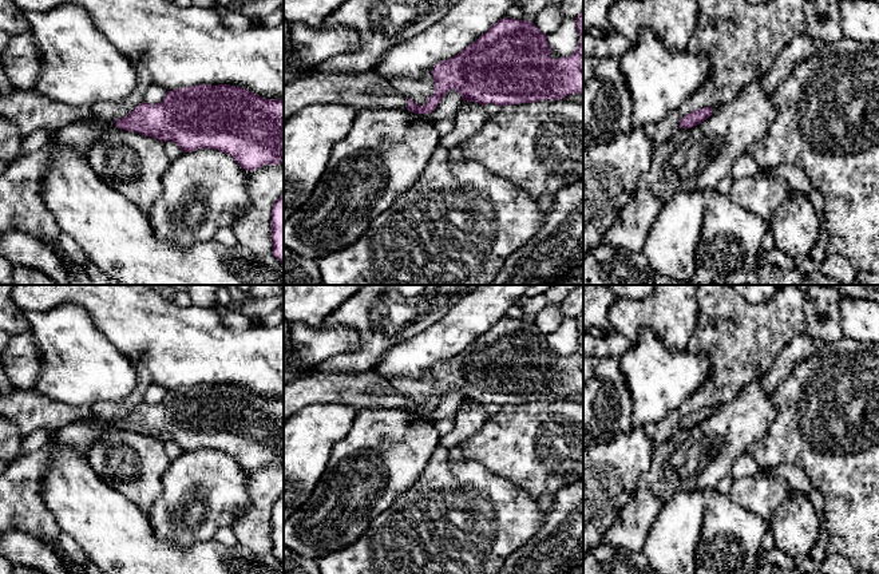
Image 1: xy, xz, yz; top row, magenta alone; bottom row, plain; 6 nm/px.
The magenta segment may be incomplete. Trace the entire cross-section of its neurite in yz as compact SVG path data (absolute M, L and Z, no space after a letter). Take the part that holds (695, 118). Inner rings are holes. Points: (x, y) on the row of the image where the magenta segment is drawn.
M704 107L685 115L680 120L680 128L692 128L700 124L701 122L706 120L712 115L712 110L713 110L712 107Z

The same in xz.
M583 11L575 17L579 43L570 56L553 59L547 36L532 21L503 17L476 41L448 60L432 68L435 92L428 102L417 106L412 98L401 95L389 82L381 80L372 70L345 75L314 72L284 84L284 122L310 104L348 104L359 110L408 110L415 114L431 114L450 90L456 90L463 102L486 106L532 103L543 99L559 100L570 94L583 94Z

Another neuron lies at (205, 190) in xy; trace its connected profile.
M214 149L182 153L165 171L162 187L163 191L153 203L147 219L159 238L181 248L211 241L219 229L230 227L250 203L248 171L231 155Z

